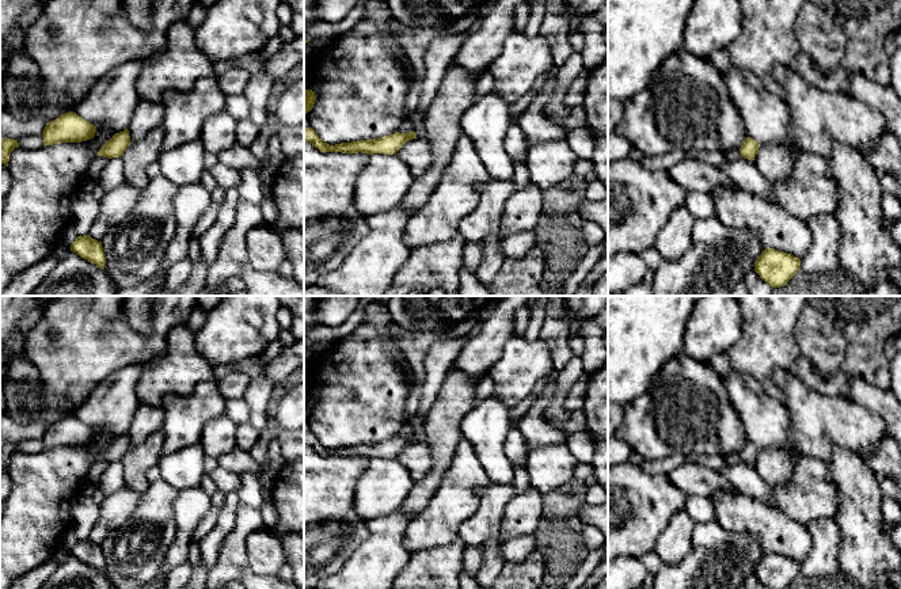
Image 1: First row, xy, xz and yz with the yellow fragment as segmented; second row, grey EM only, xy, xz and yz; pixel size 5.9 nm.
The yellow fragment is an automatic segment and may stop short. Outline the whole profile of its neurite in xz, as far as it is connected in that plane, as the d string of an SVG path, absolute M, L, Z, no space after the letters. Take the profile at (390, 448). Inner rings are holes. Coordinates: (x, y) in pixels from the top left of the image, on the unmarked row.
M312 432L304 433L304 445L309 445L320 456L342 456L342 457L361 456L366 459L373 459L373 457L394 459L407 445L415 441L417 438L414 434L408 437L396 436L394 438L384 440L381 442L361 444L361 445L341 446L341 448L330 449L324 446Z

